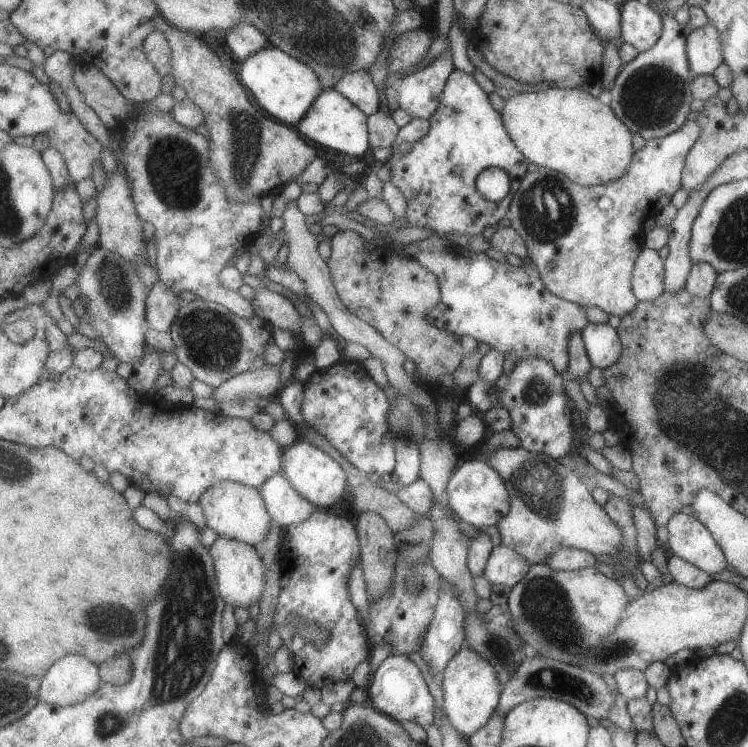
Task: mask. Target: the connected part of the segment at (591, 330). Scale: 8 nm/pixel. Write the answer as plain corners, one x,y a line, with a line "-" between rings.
589,323
581,334
592,366
604,370
620,359
622,346
618,330
610,324

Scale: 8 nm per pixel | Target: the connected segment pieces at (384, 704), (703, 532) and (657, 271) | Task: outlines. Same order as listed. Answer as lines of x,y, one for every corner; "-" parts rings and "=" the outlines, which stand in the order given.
393,652
375,672
368,694
368,703
402,723
413,721
426,728
435,724
438,709
434,694
422,668
410,656
=
678,512
670,518
667,526
670,532
670,539
667,544
675,556
700,568
700,570
706,572
710,577
726,569
728,564
727,559
722,553
720,546
716,543
714,536
694,516
=
644,247
636,260
631,286
638,301
654,301
665,292
665,267
658,251

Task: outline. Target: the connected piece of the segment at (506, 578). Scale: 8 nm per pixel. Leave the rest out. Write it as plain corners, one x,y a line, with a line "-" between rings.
500,545
490,558
485,577
491,584
516,587
529,572
530,564
514,548

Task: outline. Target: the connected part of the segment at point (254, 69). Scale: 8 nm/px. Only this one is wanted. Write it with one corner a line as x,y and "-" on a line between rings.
273,45
246,60
238,76
265,111
277,120
294,127
304,121
326,91
319,74
311,65

